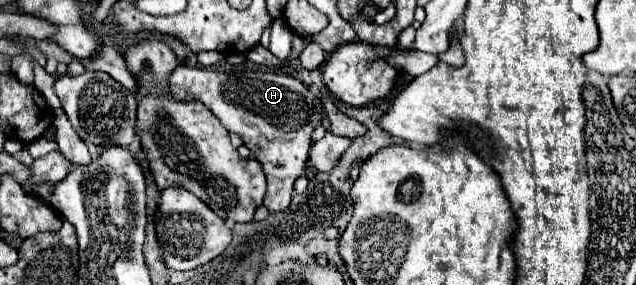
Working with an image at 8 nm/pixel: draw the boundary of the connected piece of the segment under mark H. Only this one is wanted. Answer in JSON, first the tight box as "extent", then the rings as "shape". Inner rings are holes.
{"extent":[168,65,322,213],"shape":[[[178,65],[168,77],[168,95],[176,101],[202,101],[230,133],[238,133],[264,167],[268,181],[264,205],[272,213],[284,211],[290,205],[292,185],[306,167],[310,135],[322,121],[318,93],[306,89],[290,75],[270,71],[222,73],[206,67]]]}

